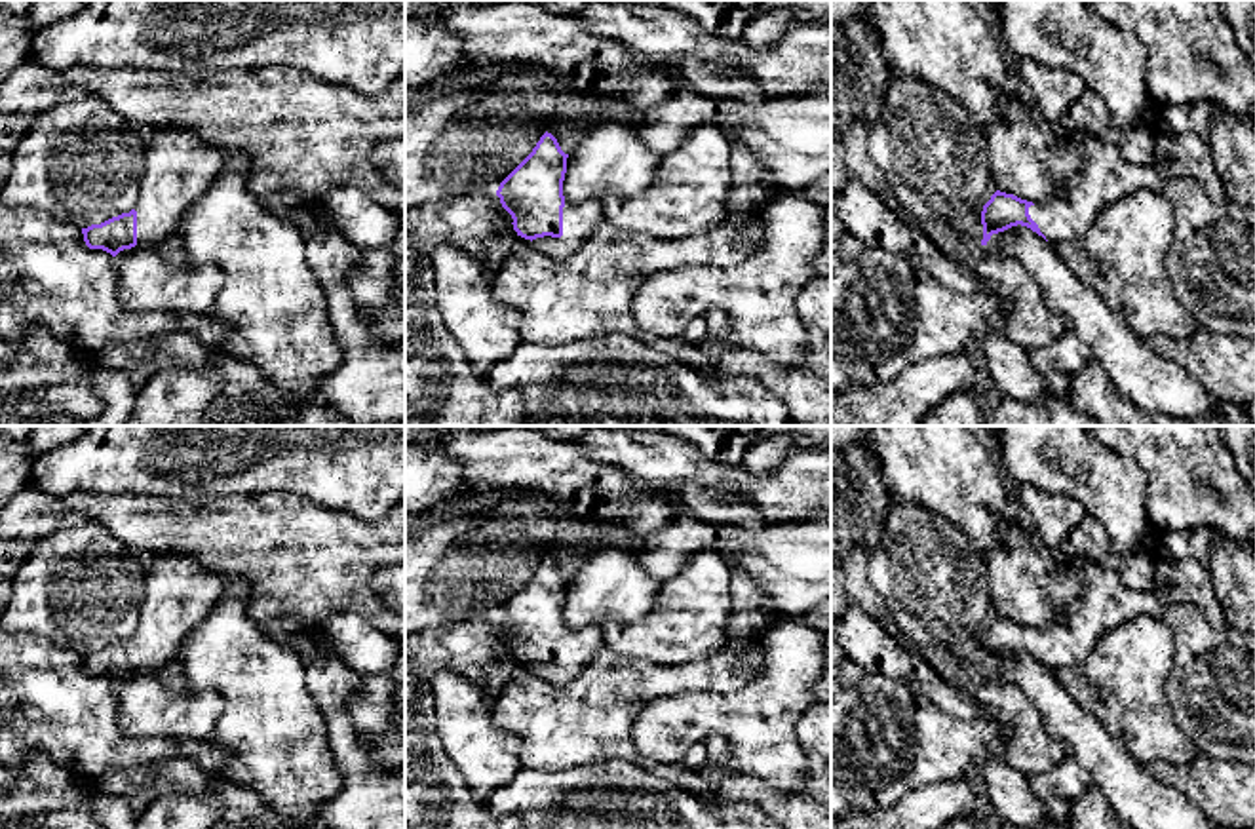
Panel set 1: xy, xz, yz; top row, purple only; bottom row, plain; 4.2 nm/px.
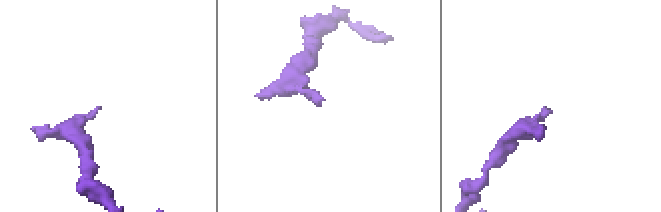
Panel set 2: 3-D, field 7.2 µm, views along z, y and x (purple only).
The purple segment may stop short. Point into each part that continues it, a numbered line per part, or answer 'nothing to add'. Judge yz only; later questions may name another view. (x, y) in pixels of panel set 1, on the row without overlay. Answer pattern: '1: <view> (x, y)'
1: yz (1105, 603)

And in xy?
1: xy (181, 592)

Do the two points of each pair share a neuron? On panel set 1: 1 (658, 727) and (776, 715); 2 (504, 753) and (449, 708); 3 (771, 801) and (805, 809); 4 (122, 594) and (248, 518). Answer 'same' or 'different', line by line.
1: same
2: same
3: same
4: different

